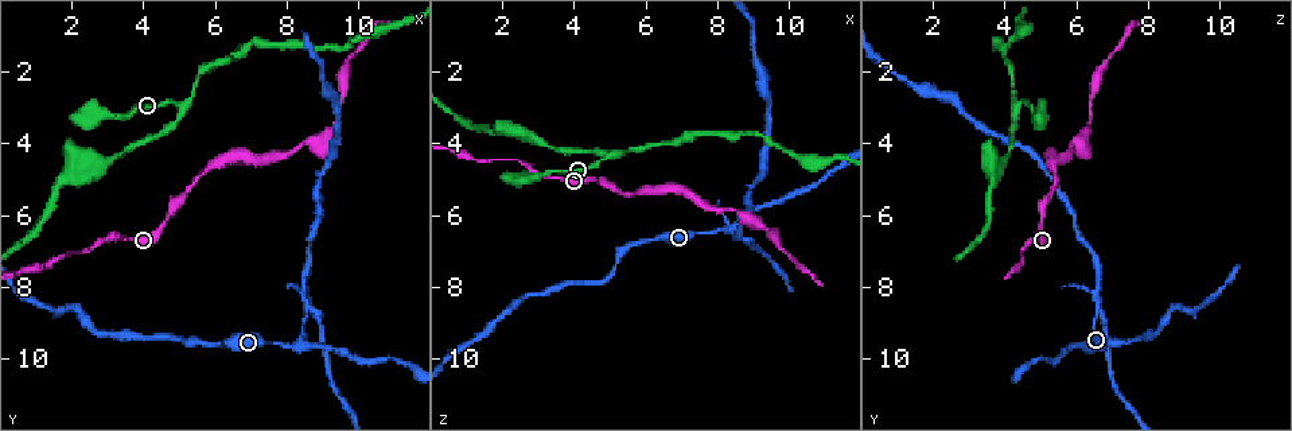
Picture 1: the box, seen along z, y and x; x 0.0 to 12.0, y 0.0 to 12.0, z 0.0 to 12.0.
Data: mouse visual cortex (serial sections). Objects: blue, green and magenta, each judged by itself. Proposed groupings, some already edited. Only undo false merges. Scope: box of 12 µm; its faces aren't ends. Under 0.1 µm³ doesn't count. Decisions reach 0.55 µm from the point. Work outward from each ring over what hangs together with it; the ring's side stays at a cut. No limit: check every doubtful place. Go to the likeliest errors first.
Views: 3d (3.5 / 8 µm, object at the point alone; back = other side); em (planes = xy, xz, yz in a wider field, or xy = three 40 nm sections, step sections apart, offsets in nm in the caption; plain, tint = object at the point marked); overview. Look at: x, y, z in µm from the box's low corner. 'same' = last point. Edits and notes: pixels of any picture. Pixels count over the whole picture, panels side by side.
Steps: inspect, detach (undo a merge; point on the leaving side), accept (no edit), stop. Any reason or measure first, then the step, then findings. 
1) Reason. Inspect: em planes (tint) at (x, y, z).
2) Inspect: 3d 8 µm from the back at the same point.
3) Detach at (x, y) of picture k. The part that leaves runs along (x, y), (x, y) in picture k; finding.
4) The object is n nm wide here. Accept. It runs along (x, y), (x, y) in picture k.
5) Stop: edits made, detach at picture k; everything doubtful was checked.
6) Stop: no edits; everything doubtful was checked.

Inspect: em planes (tint) at (8.4, 9.5, 6.4).

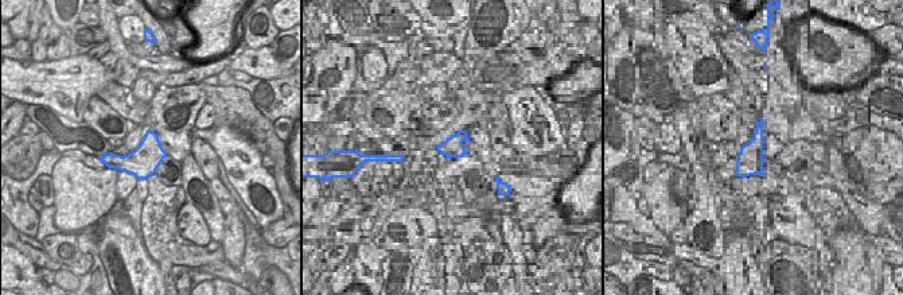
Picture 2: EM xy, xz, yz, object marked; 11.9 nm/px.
See where the arms go. Inspect: 3d 3.5 µm at the same point.

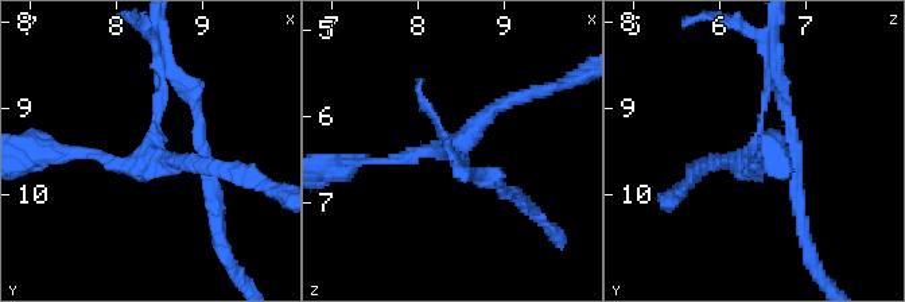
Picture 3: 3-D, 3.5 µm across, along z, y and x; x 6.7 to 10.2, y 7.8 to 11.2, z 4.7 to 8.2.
The object is 360 nm wide here. Accept. It runs along (61, 153), (140, 166), (164, 74) in picture 3; one cell here.

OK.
A narrow waist. Inspect: 3d 8 µm from the back at (8.5, 8.7, 6.5).

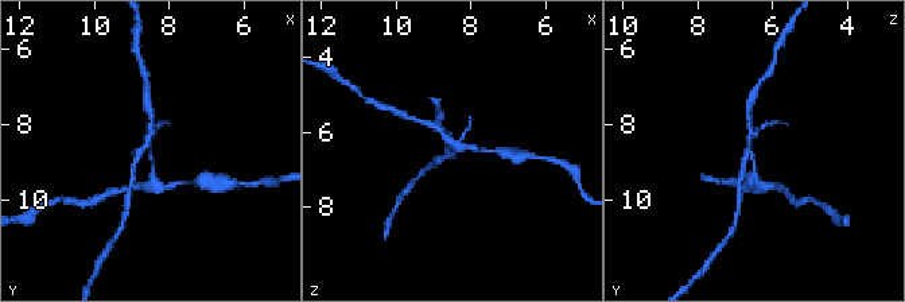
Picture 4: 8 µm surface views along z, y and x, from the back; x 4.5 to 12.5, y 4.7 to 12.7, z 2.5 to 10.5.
Inspect: em xy step 3 (tint) at (8.6, 8.8, 6.6).

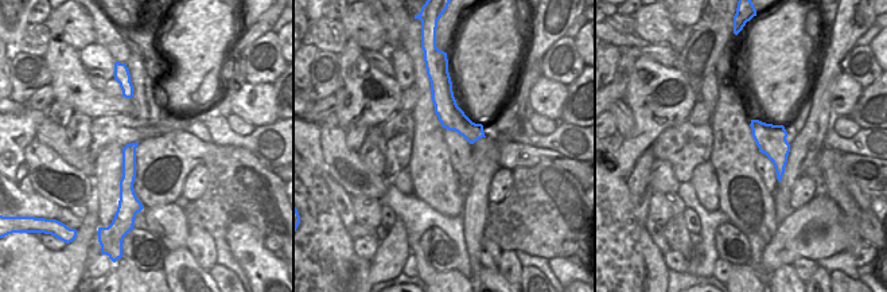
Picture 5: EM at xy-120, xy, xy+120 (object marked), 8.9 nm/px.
Detach at (147, 103) of picture 4. The part that leaves runs along (146, 146), (151, 127), (146, 93) in picture 4; two cells meet here.

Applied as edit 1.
Inspect: overview.

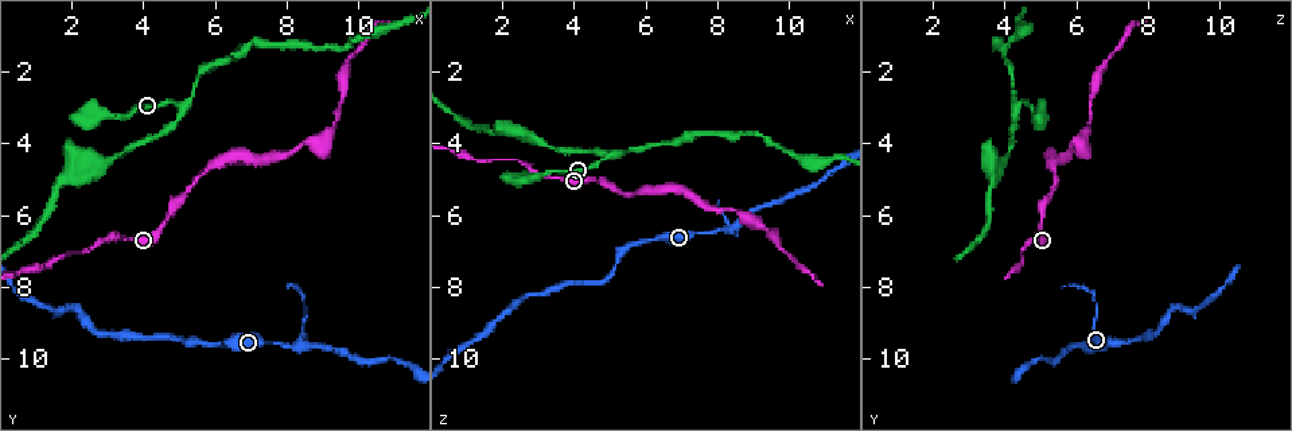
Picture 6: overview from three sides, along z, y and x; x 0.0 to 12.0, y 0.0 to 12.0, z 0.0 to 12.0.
Side arm on a straight run. Inspect: 3d 3.5 µm at (5.0, 3.0, 4.3).

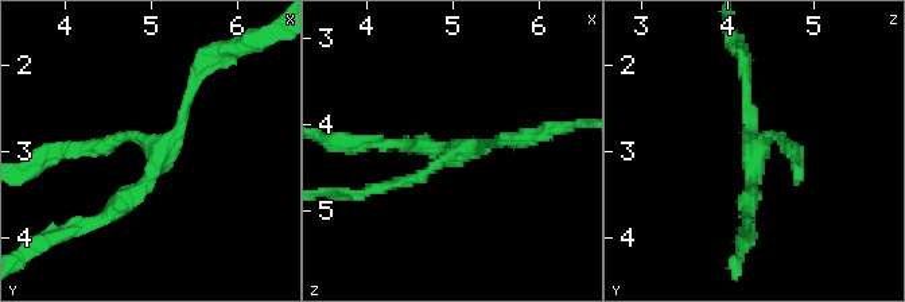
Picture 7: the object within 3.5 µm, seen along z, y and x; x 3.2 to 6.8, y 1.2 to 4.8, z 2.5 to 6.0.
3 arms meet here; the arms are 150, 150, 200 nm wide. Inspect: em xy step 1 (tint) at (5.10, 3.00, 4.35).

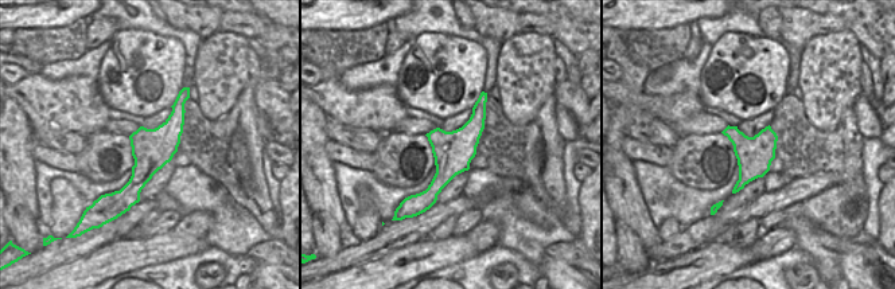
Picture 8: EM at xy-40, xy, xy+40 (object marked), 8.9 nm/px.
Accept. It runs along (482, 101), (475, 125), (421, 199) in picture 8; one cell here.

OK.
Stop: edits made, detach at picture 4; everything doubtful was checked.

